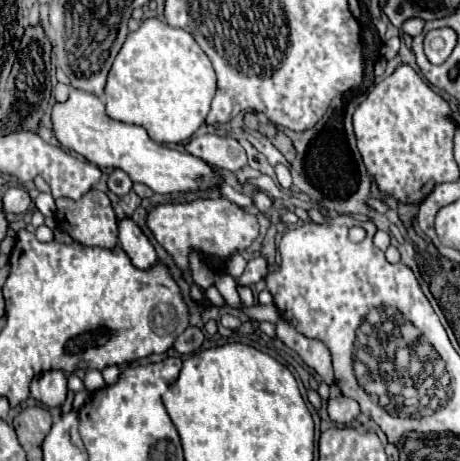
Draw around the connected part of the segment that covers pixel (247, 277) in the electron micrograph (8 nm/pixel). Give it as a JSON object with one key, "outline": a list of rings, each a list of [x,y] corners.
{"outline":[[[261,254],[261,256],[257,256],[257,258],[253,258],[253,260],[249,260],[247,262],[247,268],[245,268],[245,274],[239,278],[239,284],[257,284],[259,280],[265,280],[267,278],[267,274],[269,274],[269,270],[267,270],[267,258]]]}

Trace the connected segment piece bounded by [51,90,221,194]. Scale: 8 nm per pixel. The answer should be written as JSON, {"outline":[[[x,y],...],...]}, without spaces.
{"outline":[[[71,90],[65,102],[57,102],[51,114],[53,132],[65,150],[73,150],[99,168],[121,168],[133,182],[147,184],[153,192],[175,194],[199,188],[215,188],[221,178],[203,160],[179,152],[175,148],[161,146],[149,140],[141,126],[123,124],[105,114],[105,104],[99,96],[81,90]]]}

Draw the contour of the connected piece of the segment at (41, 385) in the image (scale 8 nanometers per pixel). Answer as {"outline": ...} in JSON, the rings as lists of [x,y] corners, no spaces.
{"outline":[[[51,370],[51,372],[39,374],[39,378],[35,378],[31,382],[31,396],[49,408],[61,406],[67,398],[65,374],[61,370]]]}

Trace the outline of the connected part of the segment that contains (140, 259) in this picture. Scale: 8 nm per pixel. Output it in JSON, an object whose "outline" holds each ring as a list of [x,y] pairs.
{"outline":[[[131,218],[119,222],[119,240],[121,240],[121,248],[127,252],[135,268],[151,270],[157,264],[155,248]]]}

